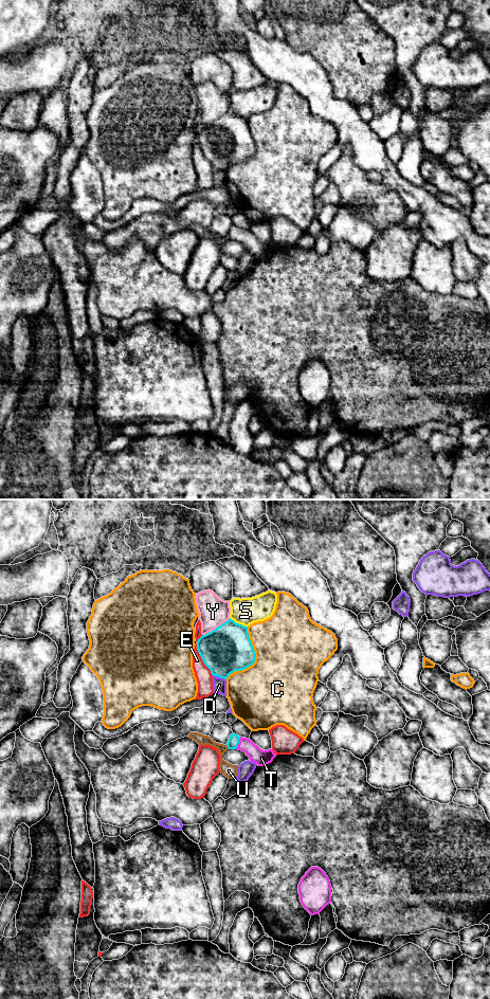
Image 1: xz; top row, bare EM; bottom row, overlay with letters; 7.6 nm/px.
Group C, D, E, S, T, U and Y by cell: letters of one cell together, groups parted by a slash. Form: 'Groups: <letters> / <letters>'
Groups: C / D / E / S / T / U / Y

